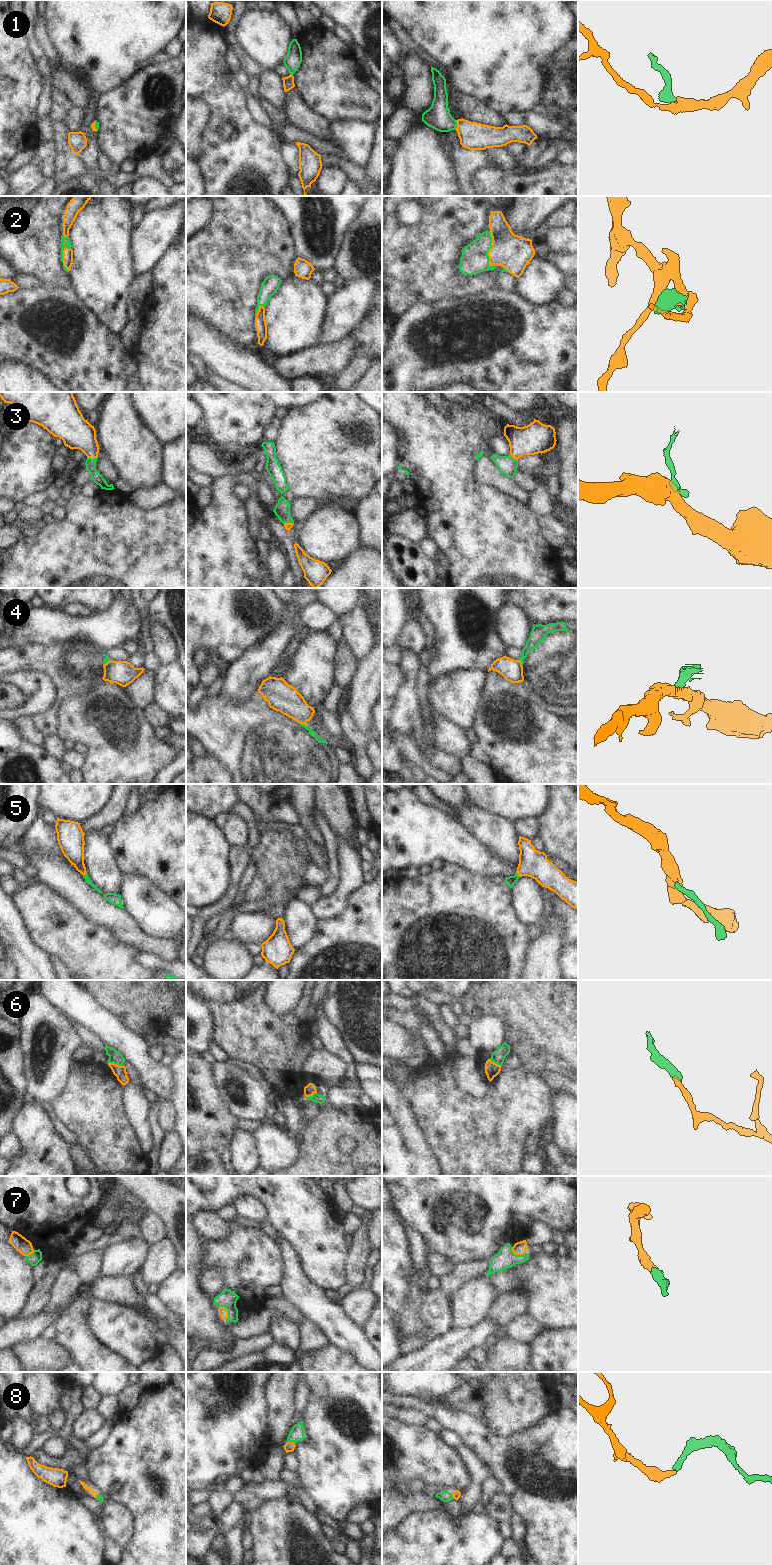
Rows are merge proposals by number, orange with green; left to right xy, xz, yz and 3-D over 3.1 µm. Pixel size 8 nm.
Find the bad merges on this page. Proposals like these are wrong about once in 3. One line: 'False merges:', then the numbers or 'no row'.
False merges: 4, 6.

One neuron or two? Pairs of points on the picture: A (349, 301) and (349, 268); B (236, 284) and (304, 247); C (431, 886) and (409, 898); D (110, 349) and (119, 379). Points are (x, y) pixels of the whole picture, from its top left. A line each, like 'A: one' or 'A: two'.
A: two
B: two
C: one
D: one

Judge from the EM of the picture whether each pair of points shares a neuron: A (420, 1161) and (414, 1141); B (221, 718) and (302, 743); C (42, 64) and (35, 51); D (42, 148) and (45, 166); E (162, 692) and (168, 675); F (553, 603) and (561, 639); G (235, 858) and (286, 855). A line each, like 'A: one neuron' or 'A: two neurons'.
A: one neuron
B: one neuron
C: one neuron
D: one neuron
E: one neuron
F: two neurons
G: two neurons

